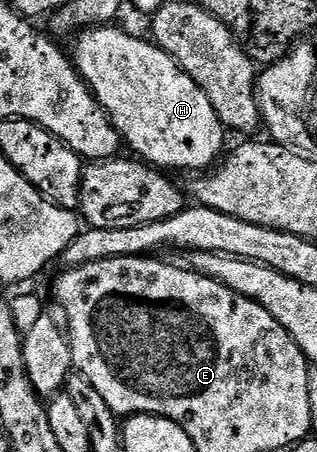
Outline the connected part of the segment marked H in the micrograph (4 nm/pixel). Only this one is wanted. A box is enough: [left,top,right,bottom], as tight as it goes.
[74,26,226,174]

